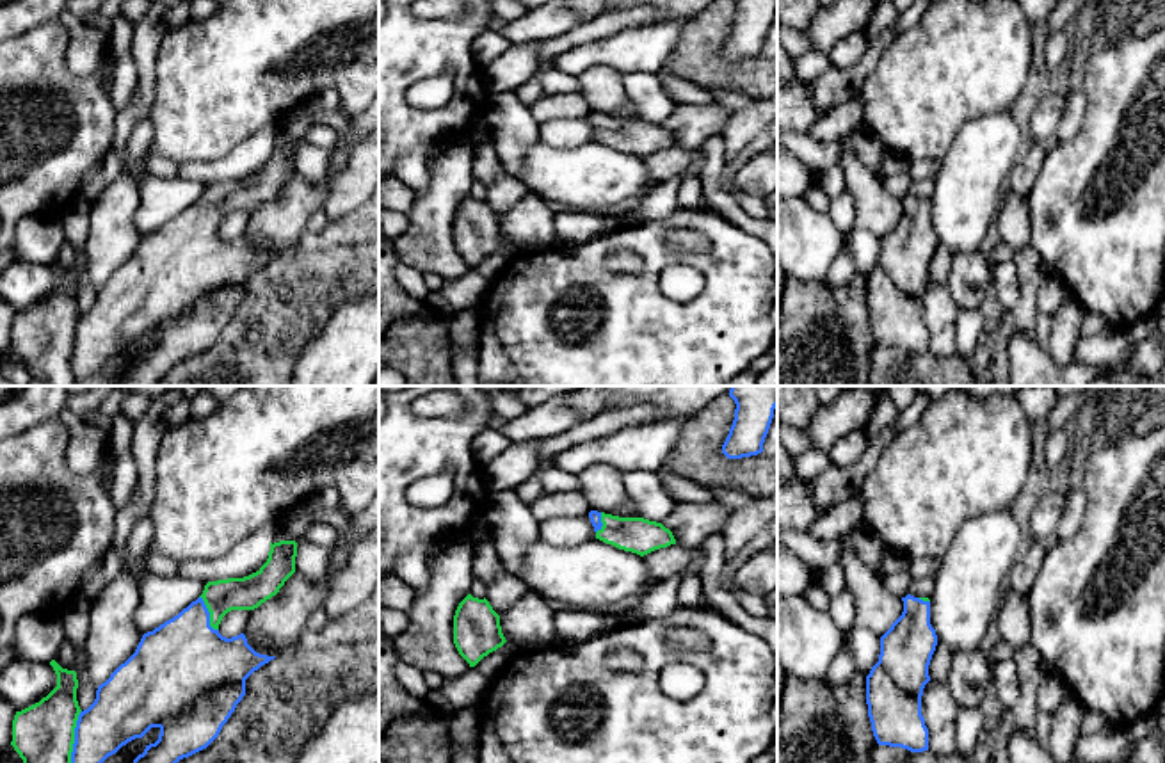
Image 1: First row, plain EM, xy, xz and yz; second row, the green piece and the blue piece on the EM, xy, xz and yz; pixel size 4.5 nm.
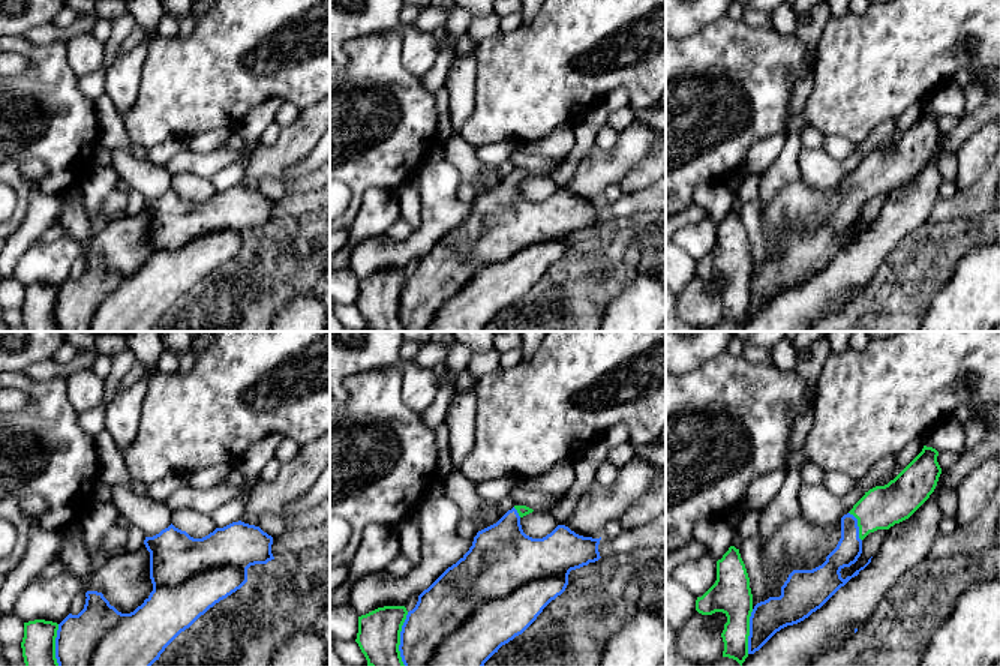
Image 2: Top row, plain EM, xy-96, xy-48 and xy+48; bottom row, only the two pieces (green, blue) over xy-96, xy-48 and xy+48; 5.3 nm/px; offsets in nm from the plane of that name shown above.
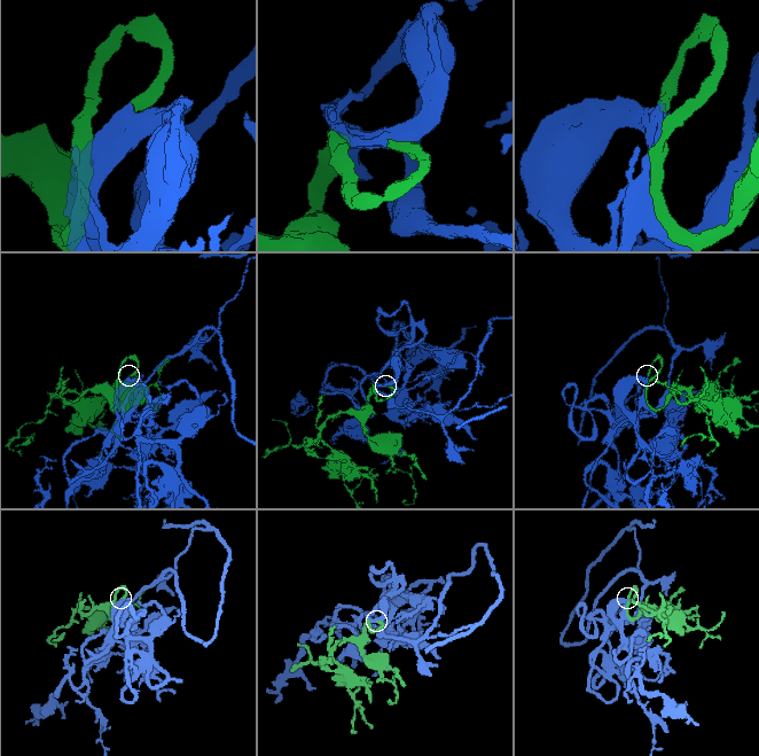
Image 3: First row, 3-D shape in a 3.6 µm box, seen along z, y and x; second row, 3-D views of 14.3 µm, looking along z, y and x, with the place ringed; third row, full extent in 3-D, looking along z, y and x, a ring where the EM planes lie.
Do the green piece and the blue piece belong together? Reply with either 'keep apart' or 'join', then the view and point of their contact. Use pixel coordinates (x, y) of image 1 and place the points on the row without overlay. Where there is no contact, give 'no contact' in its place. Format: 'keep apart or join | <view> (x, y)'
join | xy (72, 347)

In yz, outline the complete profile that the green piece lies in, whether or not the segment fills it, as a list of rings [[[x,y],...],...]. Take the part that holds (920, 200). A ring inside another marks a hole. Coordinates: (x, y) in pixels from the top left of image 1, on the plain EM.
[[[907,196],[904,213],[880,238],[879,263],[866,277],[866,306],[879,347],[928,352],[921,297],[937,247],[930,201]]]

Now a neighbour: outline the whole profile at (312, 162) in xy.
[[[306,141],[297,142],[295,171],[308,181],[318,183],[327,174],[329,151],[315,148]]]

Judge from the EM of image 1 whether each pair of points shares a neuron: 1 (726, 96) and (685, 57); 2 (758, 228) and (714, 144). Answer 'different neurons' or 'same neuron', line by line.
1: different neurons
2: same neuron

